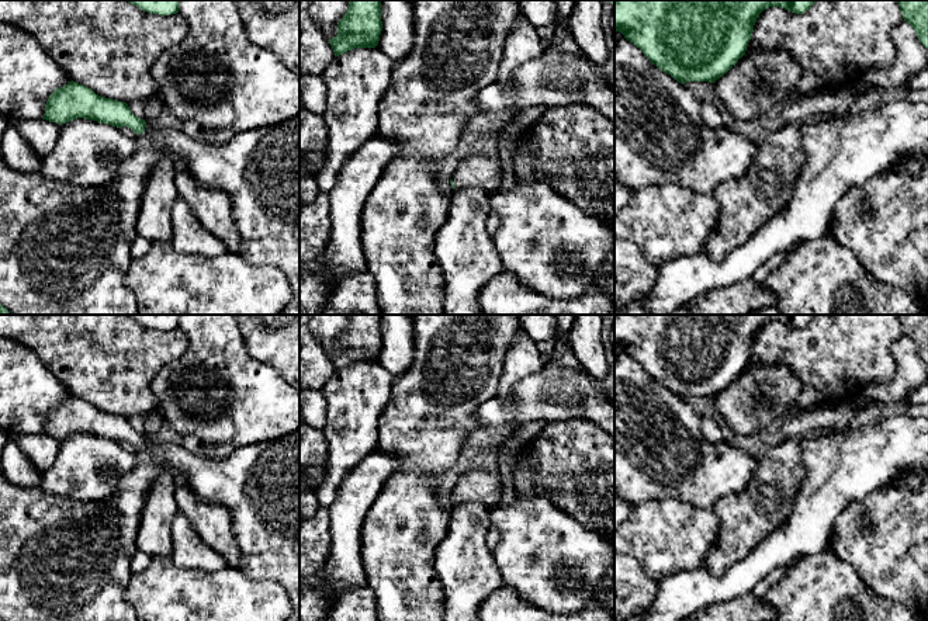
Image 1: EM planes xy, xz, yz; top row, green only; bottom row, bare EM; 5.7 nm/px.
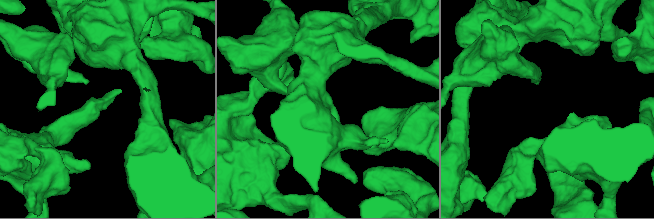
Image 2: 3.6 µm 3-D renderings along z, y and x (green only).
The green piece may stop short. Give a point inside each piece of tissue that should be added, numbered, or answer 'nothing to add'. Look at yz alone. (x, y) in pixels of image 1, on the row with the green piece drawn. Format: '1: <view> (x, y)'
nothing to add

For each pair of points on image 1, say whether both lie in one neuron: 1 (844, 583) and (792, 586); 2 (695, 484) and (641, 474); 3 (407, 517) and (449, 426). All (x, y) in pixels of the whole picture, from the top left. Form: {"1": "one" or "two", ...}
{"1": "one", "2": "one", "3": "one"}

